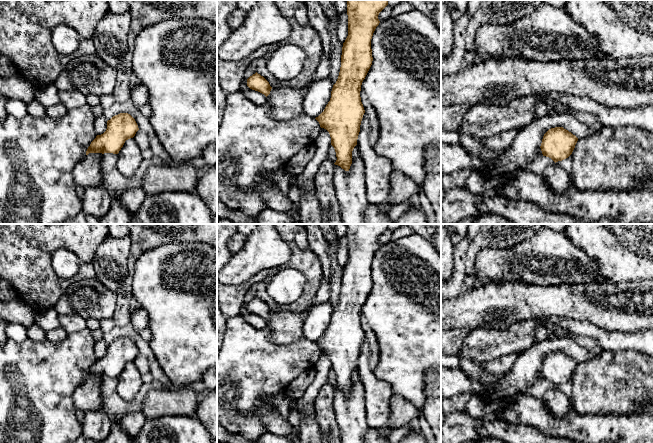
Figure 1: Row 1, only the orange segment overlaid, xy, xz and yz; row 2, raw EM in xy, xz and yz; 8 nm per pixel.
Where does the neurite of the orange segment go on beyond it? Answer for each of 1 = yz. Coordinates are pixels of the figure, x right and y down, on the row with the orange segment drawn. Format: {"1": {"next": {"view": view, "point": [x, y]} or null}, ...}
{"1": {"next": null}}

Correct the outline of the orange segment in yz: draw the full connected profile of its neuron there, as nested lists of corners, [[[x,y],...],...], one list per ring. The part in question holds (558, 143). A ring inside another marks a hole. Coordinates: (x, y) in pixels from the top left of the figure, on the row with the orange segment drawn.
[[[563,127],[549,129],[543,136],[541,151],[543,156],[551,158],[555,163],[568,158],[578,138]]]

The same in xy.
[[[120,113],[107,121],[107,129],[91,142],[89,153],[118,154],[126,140],[133,138],[139,130],[135,119],[128,113]]]

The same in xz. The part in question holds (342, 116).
[[[347,0],[348,36],[343,43],[341,67],[338,79],[333,85],[331,98],[324,111],[315,119],[331,137],[331,145],[336,152],[335,165],[349,171],[352,164],[352,151],[357,145],[360,125],[365,113],[360,91],[373,61],[371,39],[380,21],[379,13],[388,5],[388,0]]]

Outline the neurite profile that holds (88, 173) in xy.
[[[89,153],[83,161],[73,170],[75,184],[83,187],[103,185],[104,173],[102,171],[102,153]]]

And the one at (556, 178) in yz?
[[[556,163],[548,166],[542,177],[548,187],[559,195],[565,193],[572,185],[570,175],[567,174]]]

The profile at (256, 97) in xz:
[[[249,89],[248,91],[243,92],[243,95],[256,105],[264,105],[267,103],[266,96],[255,90]]]

